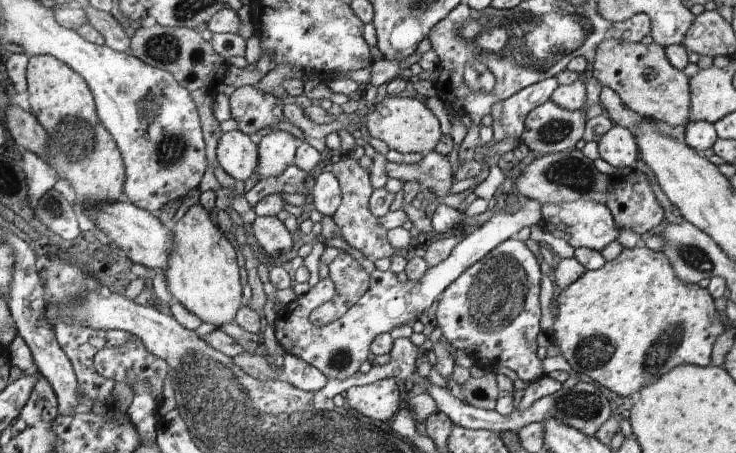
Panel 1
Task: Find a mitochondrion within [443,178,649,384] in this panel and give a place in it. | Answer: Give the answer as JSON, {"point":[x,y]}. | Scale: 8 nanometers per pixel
{"point":[499,292]}

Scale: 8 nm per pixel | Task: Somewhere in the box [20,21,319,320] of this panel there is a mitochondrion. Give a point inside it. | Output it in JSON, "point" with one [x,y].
{"point":[78,143]}

